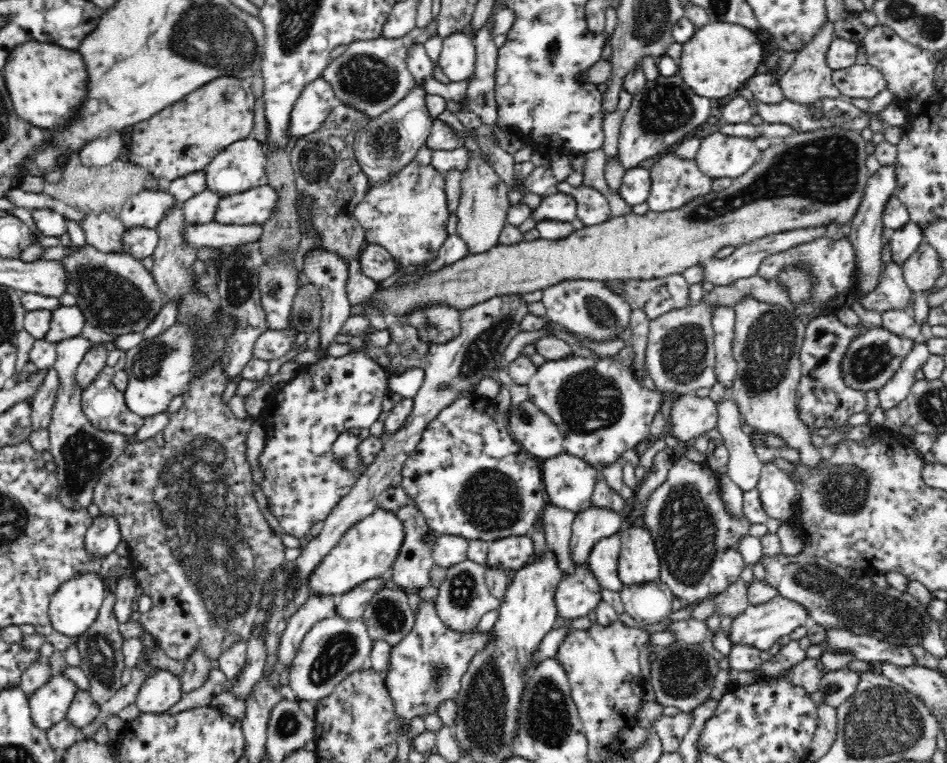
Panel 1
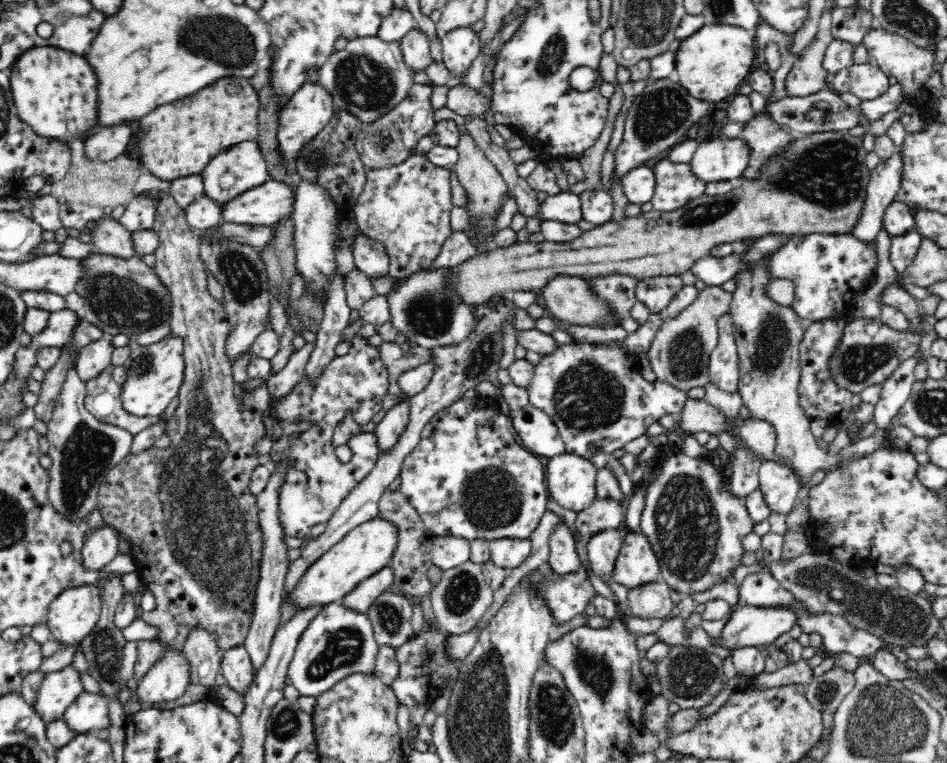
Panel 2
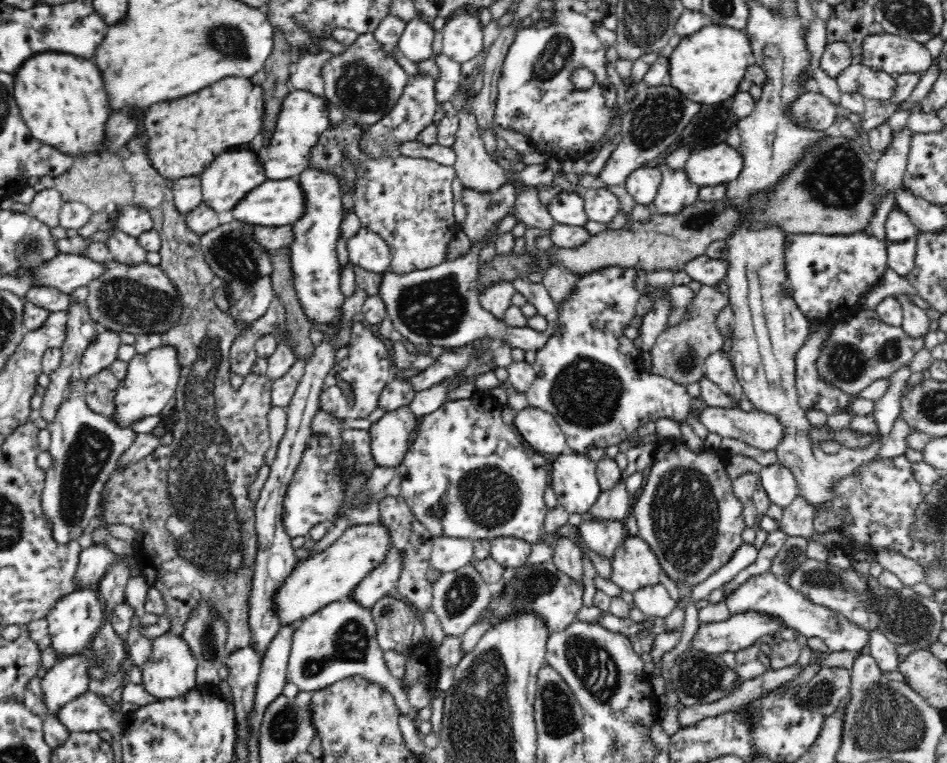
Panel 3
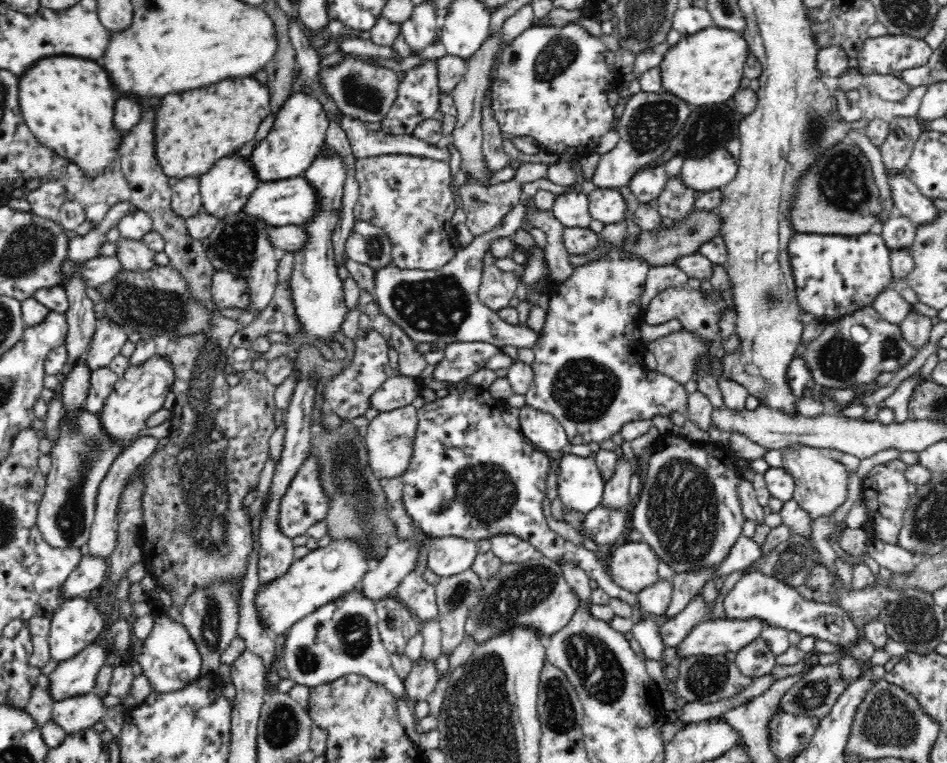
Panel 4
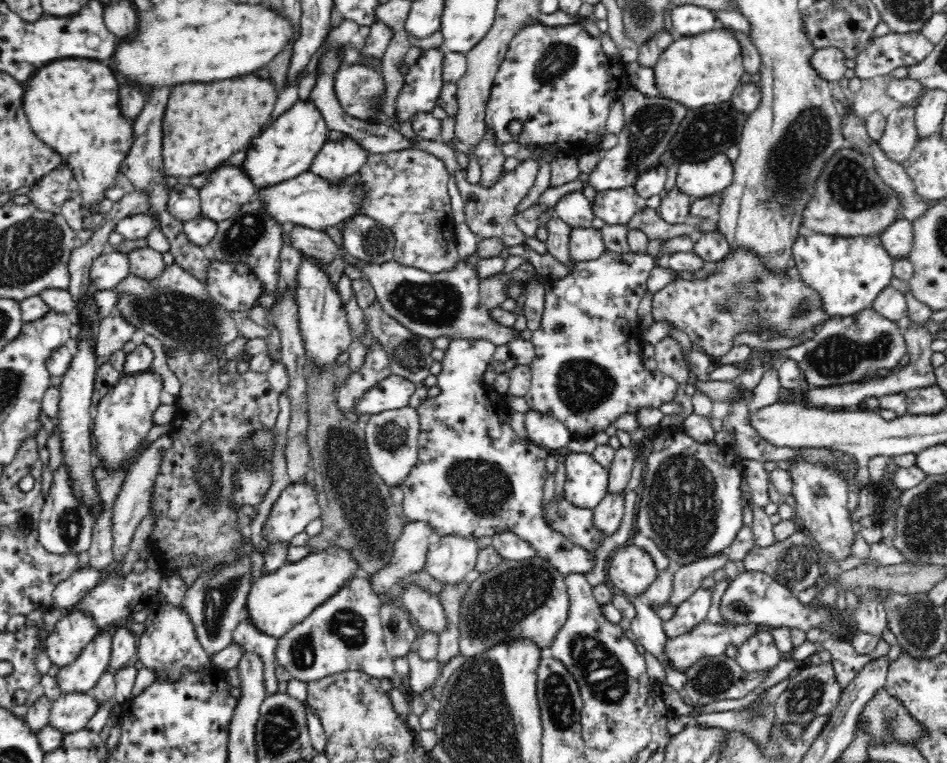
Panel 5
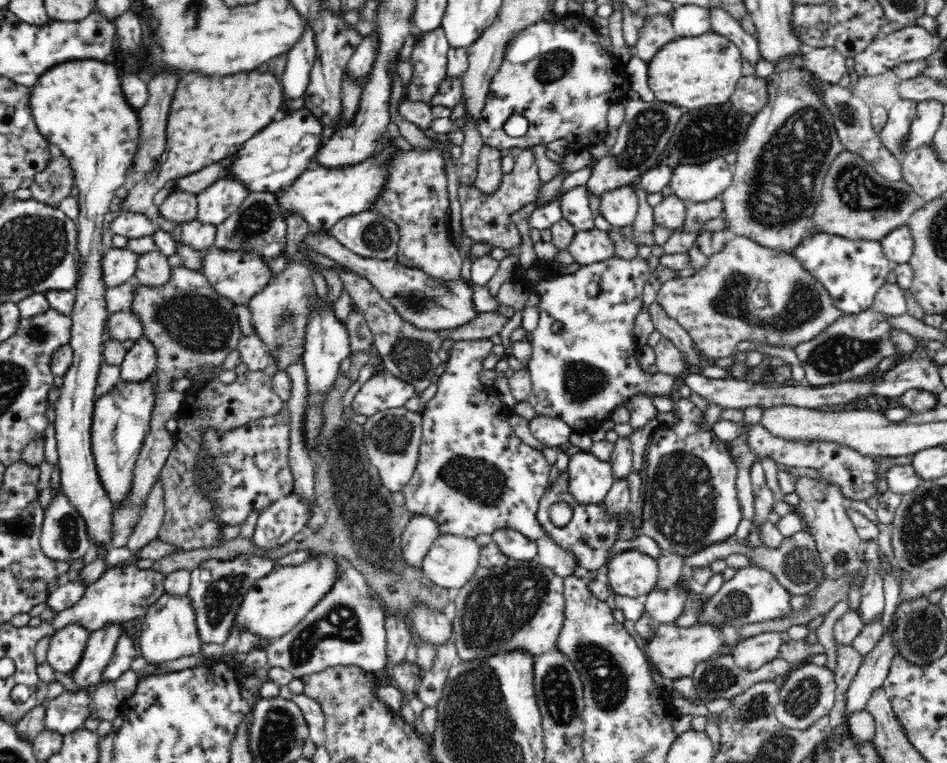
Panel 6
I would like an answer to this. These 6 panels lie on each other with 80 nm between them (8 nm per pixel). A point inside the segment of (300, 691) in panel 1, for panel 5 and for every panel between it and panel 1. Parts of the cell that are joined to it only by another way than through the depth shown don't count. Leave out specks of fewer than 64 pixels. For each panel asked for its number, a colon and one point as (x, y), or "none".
2: (338, 642)
3: (340, 640)
4: (341, 638)
5: (345, 633)

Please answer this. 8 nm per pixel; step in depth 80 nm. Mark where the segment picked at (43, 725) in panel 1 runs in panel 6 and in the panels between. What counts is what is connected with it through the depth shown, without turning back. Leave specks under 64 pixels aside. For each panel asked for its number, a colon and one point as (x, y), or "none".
2: (60, 689)
3: (65, 681)
4: (76, 676)
5: (80, 676)
6: (99, 649)

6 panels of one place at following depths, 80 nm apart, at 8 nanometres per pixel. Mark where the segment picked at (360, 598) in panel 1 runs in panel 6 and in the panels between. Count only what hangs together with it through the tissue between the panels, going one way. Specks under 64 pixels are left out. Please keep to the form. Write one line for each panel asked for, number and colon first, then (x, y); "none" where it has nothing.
2: (360, 599)
3: (380, 582)
4: (381, 580)
5: (410, 551)
6: (421, 531)

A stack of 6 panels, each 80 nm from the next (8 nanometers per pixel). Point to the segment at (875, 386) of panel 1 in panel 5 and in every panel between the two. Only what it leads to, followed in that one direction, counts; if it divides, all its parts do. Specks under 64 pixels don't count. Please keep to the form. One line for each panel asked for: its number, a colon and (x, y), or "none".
2: (870, 351)
3: (860, 349)
4: (836, 361)
5: (837, 354)

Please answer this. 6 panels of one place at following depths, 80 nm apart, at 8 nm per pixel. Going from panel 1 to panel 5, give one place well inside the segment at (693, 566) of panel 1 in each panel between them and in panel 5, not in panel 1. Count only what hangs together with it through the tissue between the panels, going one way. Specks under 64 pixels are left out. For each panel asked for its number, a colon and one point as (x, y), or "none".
2: (695, 527)
3: (688, 514)
4: (689, 513)
5: (692, 504)

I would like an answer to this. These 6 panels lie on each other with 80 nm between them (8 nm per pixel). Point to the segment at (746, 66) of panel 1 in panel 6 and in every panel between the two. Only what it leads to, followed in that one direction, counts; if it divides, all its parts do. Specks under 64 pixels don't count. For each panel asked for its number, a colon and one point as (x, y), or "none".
2: (713, 63)
3: (707, 66)
4: (704, 68)
5: (706, 68)
6: (690, 72)

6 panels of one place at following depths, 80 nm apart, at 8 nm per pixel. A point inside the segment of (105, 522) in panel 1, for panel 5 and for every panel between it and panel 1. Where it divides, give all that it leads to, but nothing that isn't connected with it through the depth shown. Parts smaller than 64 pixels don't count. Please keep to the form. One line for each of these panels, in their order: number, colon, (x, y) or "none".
2: (101, 545)
3: (94, 561)
4: (89, 574)
5: (68, 592)

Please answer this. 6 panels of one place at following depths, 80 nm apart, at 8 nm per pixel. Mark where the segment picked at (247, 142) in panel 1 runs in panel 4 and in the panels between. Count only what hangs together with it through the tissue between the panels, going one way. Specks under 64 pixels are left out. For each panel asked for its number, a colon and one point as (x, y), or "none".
2: (239, 168)
3: (229, 177)
4: (226, 187)

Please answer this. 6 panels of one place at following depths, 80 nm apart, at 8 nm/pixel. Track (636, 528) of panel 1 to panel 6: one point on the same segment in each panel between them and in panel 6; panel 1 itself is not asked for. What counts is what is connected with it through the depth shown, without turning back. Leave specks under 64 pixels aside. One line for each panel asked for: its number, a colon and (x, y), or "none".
2: (637, 564)
3: (635, 565)
4: (633, 565)
5: (630, 568)
6: (631, 573)

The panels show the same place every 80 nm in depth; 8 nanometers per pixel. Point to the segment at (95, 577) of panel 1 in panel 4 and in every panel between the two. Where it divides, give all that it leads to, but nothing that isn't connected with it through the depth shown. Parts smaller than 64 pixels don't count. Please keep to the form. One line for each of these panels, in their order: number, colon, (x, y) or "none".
2: (73, 613)
3: (72, 621)
4: (77, 623)

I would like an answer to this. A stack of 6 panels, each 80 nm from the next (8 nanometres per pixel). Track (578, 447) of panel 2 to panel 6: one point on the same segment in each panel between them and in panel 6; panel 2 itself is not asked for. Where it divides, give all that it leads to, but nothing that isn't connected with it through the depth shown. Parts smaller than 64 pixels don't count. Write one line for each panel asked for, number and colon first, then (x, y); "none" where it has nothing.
3: (590, 378)
4: (588, 372)
5: (587, 371)
6: (585, 365)

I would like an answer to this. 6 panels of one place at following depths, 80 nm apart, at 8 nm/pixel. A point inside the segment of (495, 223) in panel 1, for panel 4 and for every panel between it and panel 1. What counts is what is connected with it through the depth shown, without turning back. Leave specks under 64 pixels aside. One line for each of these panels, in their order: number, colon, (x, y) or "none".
2: (487, 192)
3: (475, 169)
4: (467, 135)

